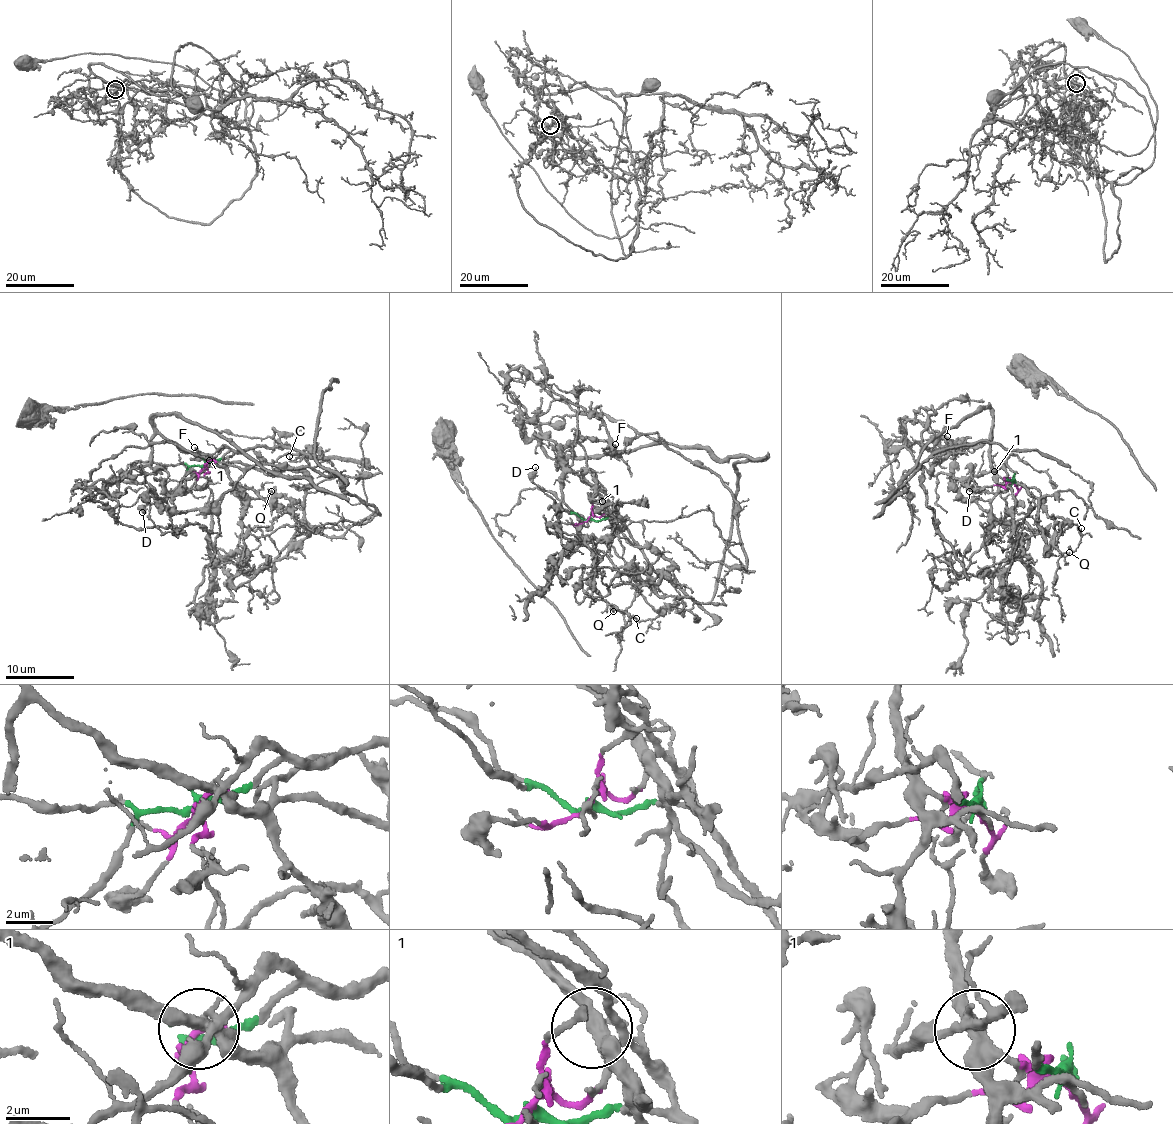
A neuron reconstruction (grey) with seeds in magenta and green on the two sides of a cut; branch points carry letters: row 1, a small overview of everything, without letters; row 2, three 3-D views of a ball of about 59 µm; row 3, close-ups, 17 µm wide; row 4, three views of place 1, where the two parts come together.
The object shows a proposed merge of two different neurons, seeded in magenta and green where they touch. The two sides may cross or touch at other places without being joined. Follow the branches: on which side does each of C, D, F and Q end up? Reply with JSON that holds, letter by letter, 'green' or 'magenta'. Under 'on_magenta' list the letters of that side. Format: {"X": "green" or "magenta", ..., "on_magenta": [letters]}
{"C": "magenta", "D": "green", "F": "magenta", "Q": "magenta", "on_magenta": ["C", "F", "Q"]}

